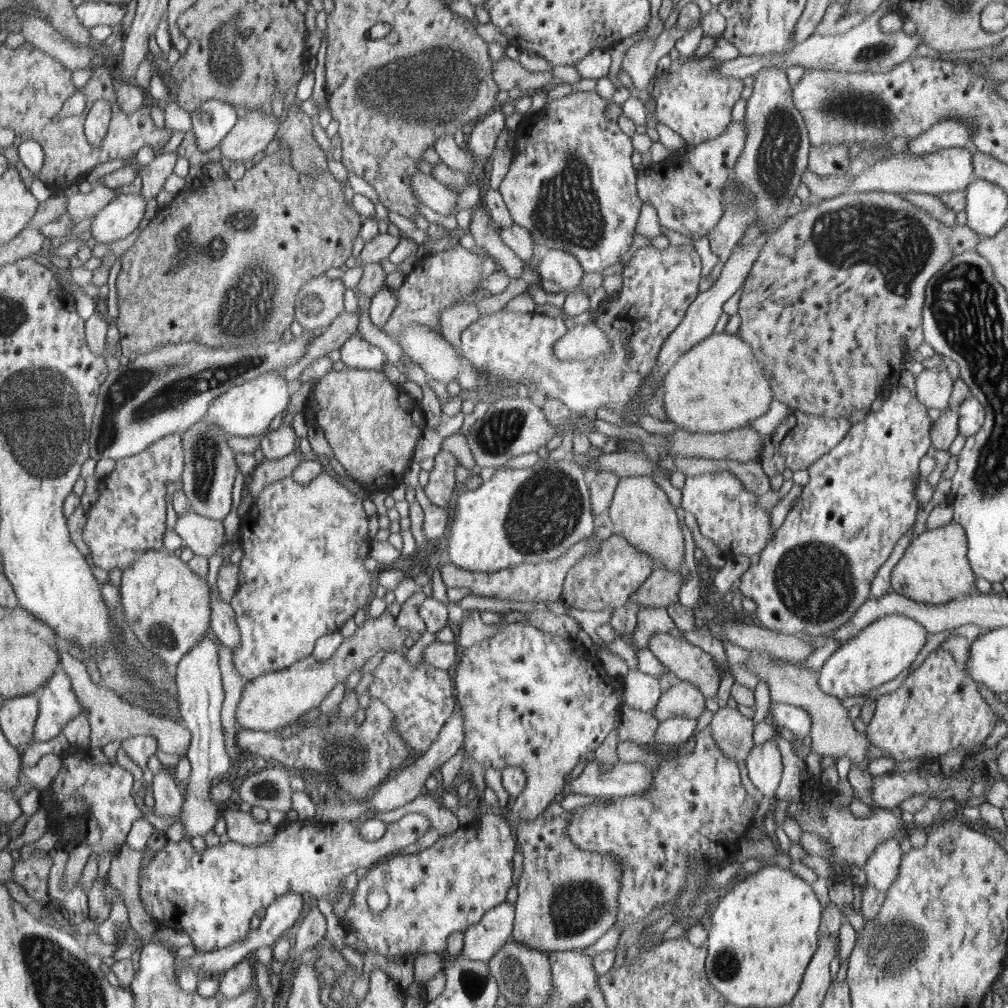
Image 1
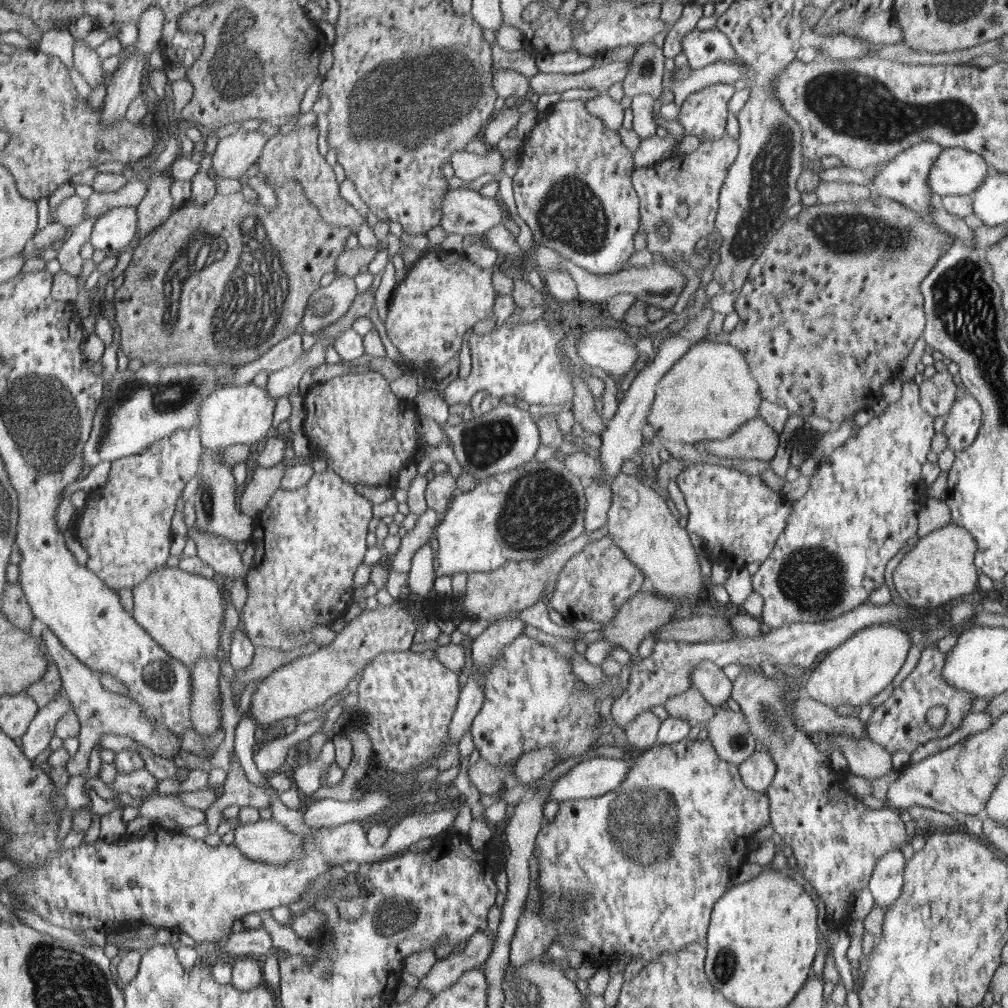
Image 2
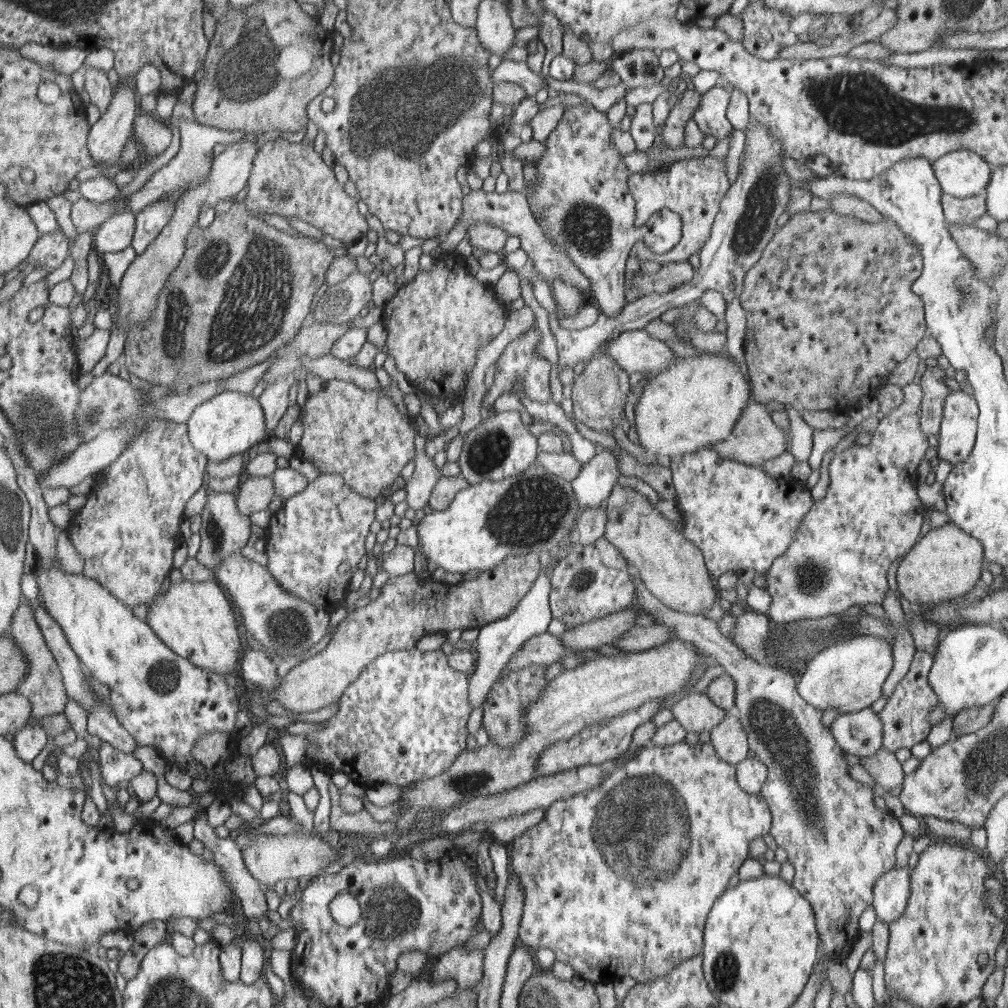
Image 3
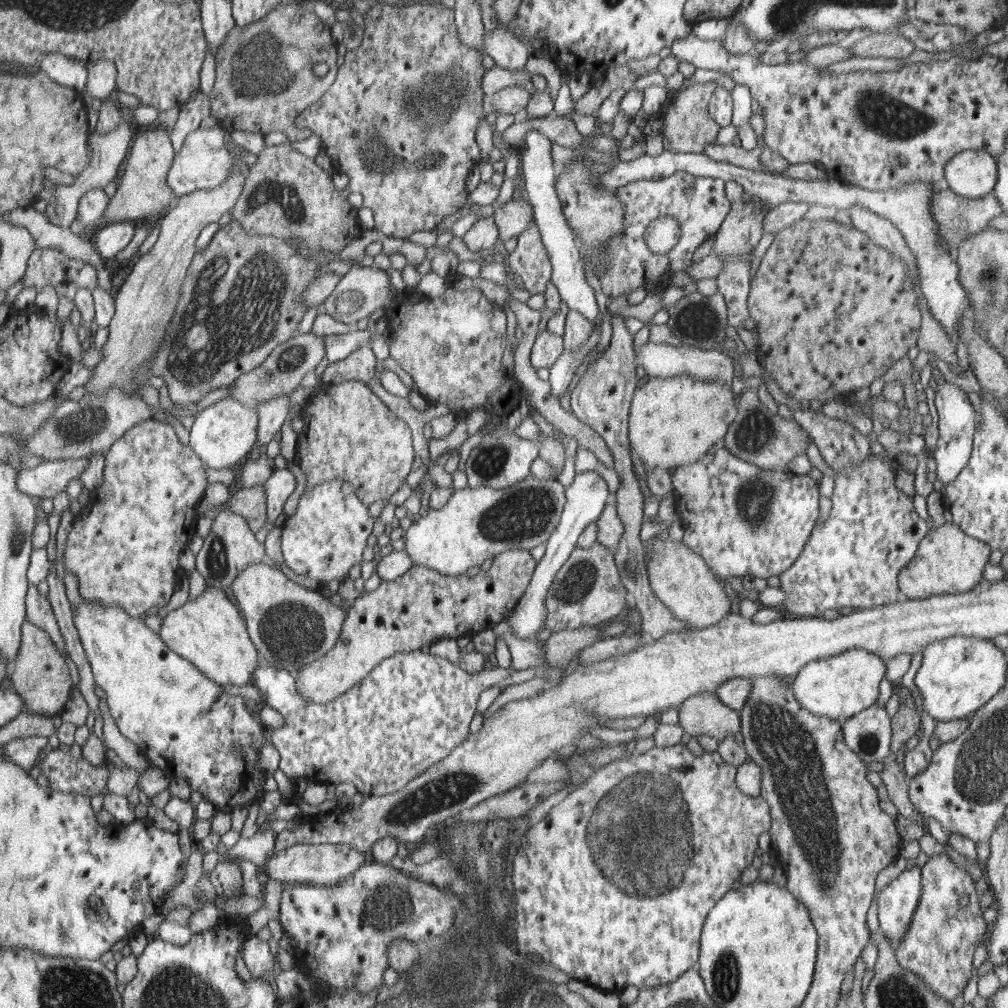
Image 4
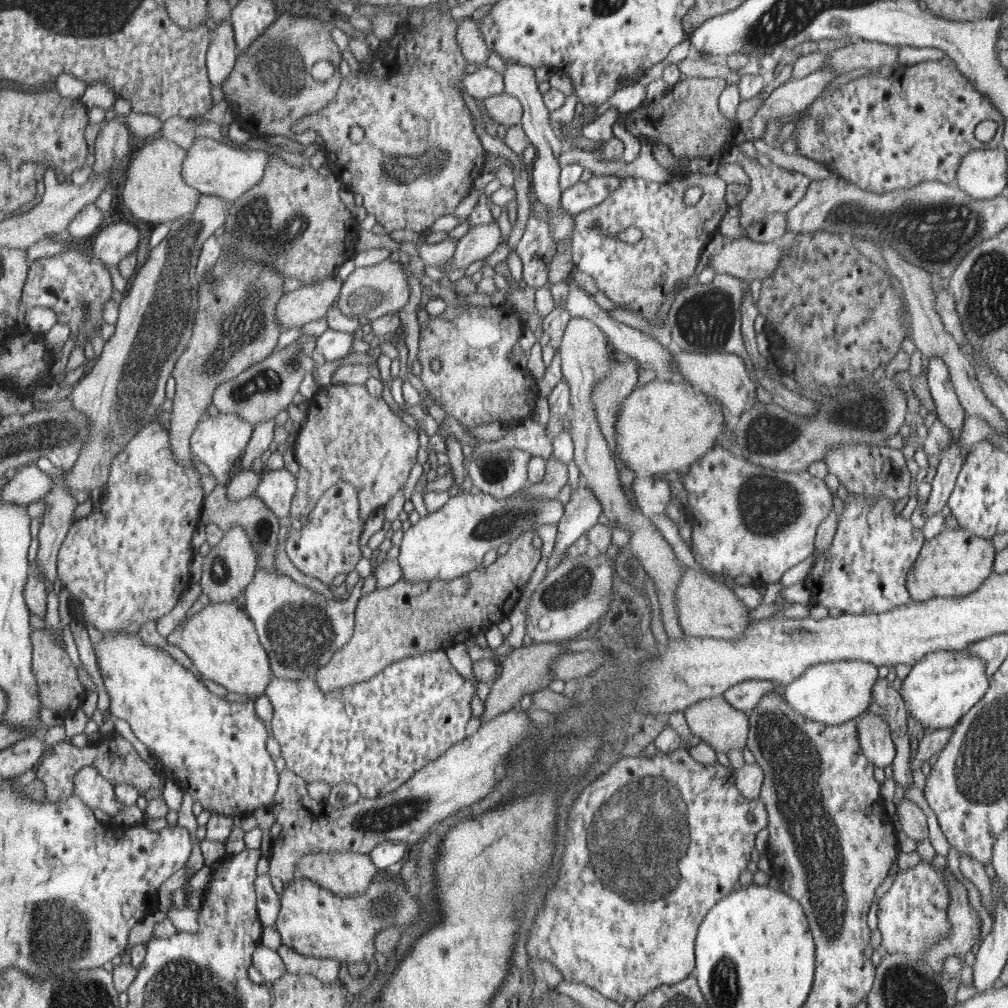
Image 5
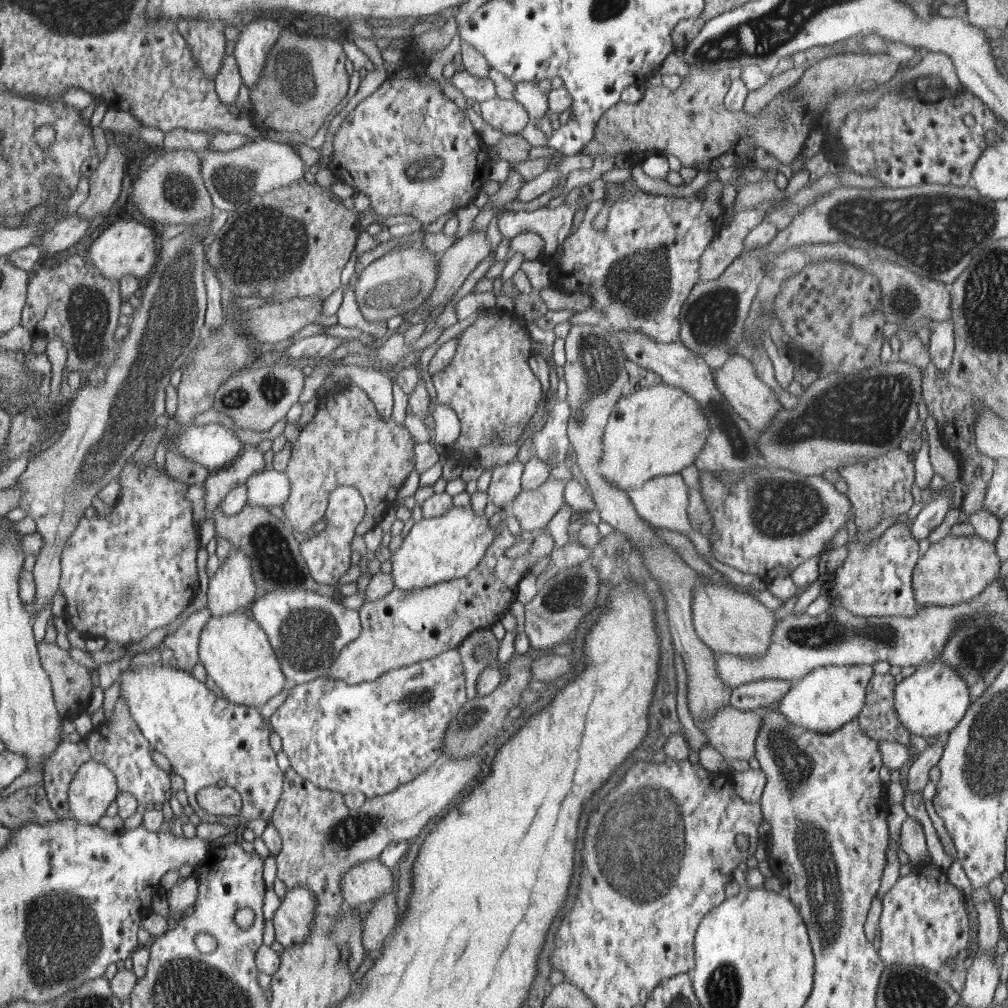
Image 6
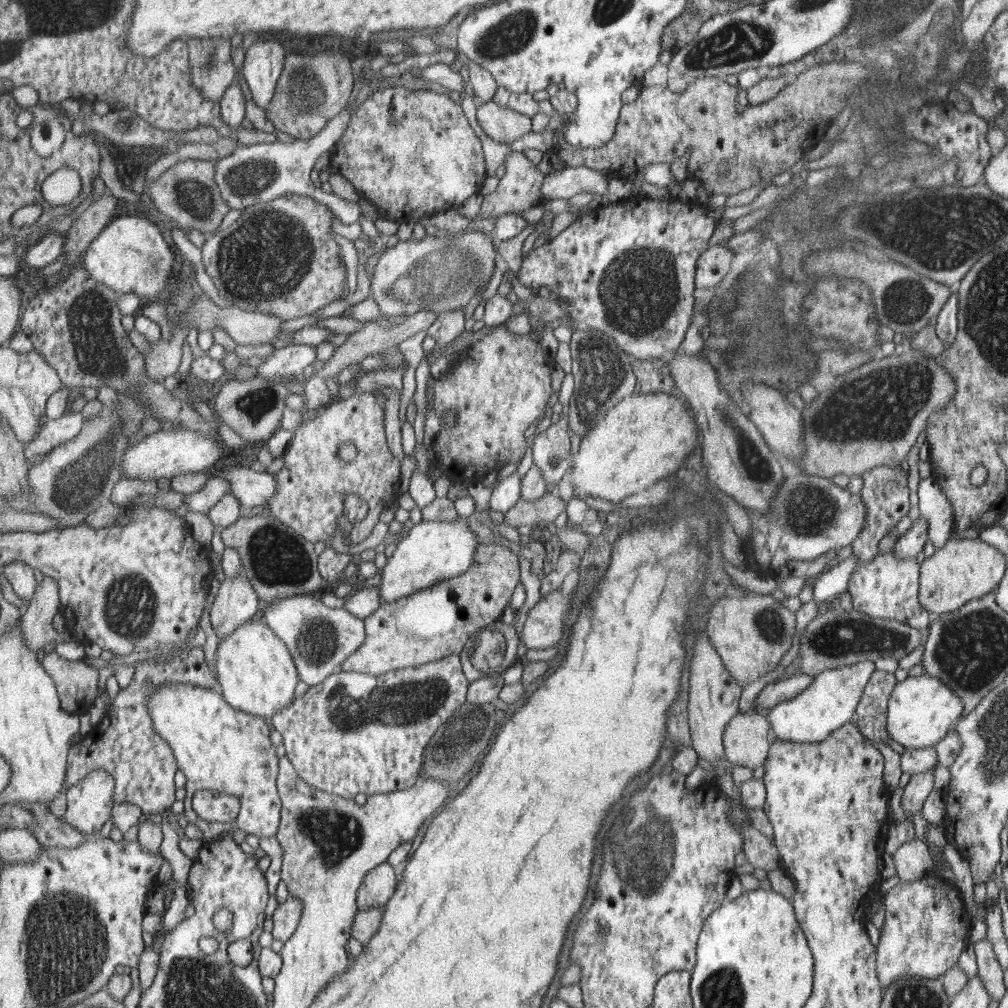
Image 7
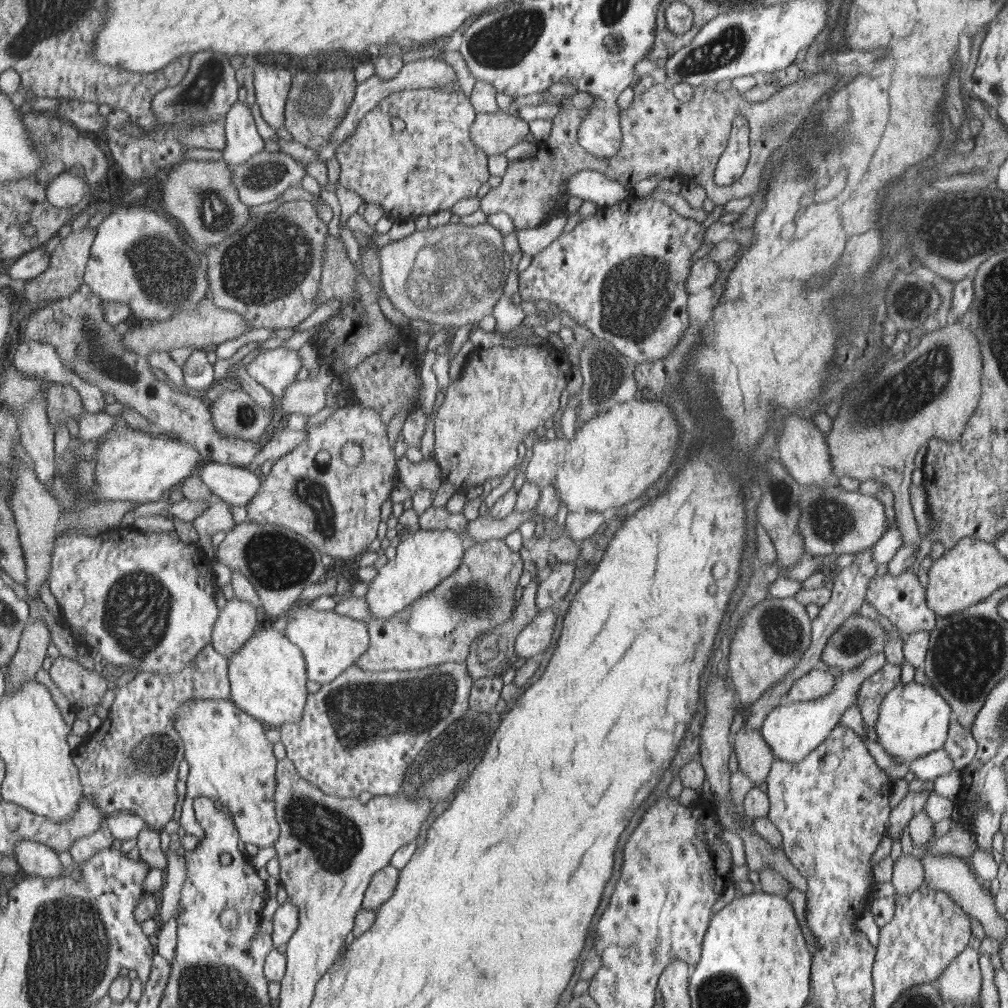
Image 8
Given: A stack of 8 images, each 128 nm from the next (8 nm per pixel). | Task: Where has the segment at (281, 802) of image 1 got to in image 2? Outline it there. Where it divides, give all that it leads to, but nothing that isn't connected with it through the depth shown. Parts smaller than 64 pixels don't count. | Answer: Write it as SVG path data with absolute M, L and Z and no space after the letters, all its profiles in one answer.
M236 752L233 756L232 771L228 773L219 797L211 804L211 807L205 810L209 832L212 834L216 832L218 824L222 821L221 812L224 808L229 806L266 807L268 804L269 788L258 787L248 781Z

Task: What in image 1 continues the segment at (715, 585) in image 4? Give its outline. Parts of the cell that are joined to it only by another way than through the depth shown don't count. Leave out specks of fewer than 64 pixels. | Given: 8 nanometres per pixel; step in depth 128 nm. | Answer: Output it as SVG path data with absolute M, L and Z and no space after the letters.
M634 475L621 477L617 487L615 488L615 495L611 500L611 505L609 506L610 512L610 520L612 524L614 524L614 530L616 535L624 536L631 544L634 544L636 548L643 549L643 552L646 552L648 556L651 556L654 560L654 564L659 566L663 566L666 570L679 570L682 566L685 566L682 571L686 570L686 565L684 563L684 534L682 534L682 530L680 530L680 522L678 522L678 516L676 516L676 510L672 508L672 504L670 504L670 500L668 500L668 496L666 496L666 492L656 484L656 482L650 477L646 475Z

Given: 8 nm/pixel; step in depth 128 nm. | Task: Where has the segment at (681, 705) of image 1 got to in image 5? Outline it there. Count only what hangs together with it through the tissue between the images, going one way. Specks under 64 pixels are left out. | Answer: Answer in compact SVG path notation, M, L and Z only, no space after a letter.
M723 695L700 699L686 708L684 716L686 716L686 722L692 734L710 744L712 749L720 756L734 749L743 751L747 746L748 716L746 713L728 704Z

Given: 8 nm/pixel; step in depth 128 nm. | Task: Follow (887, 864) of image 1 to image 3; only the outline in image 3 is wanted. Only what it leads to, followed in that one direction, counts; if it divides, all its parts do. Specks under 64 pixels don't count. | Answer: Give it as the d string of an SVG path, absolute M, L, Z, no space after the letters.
M894 866L873 886L873 906L877 918L890 925L906 908L910 896L911 869Z

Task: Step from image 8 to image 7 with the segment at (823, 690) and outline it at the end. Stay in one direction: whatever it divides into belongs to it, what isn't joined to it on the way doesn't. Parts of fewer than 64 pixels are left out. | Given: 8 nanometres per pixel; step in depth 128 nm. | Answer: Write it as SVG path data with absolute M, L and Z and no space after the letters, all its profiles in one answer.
M800 674L790 677L784 677L770 683L760 691L758 697L752 705L752 710L767 711L778 703L790 700L798 693L804 692L804 689L813 683L815 675Z

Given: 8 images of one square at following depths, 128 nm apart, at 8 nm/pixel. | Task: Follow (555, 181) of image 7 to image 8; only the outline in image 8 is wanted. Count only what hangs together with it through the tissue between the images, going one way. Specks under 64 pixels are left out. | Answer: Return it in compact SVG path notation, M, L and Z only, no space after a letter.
M583 169L577 172L565 184L568 196L578 196L590 200L598 208L609 207L631 196L630 188L609 179L601 172Z

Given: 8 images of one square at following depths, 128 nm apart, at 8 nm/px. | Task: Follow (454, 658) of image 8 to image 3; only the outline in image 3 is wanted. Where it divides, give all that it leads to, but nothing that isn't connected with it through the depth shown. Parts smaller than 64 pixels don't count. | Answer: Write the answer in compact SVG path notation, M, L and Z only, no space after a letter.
M528 553L507 556L498 566L482 572L480 578L455 585L438 583L432 576L420 577L414 571L399 577L390 576L379 596L375 600L364 600L355 610L348 611L326 648L294 665L279 686L265 694L266 701L278 701L292 714L310 713L330 706L342 698L343 692L368 664L386 652L412 648L424 635L449 633L455 628L483 627L488 622L505 619L536 584L540 572L539 554Z

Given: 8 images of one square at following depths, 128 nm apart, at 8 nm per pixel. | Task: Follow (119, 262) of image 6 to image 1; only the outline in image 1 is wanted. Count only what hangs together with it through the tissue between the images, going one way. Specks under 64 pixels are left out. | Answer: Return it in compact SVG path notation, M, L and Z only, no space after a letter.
M141 193L118 194L93 218L91 237L100 244L109 244L130 236L144 218L146 200Z

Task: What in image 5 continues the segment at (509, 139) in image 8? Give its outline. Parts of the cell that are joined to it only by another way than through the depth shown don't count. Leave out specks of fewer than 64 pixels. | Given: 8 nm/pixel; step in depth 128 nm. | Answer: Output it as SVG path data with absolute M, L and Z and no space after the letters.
M505 90L500 94L483 99L483 103L492 129L497 129L502 124L506 128L521 124L523 106L515 96L508 94Z

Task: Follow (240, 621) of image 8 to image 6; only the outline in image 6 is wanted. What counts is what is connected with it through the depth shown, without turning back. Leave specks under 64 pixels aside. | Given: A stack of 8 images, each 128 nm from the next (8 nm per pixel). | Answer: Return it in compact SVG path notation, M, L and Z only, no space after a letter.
M233 548L228 558L220 561L214 577L209 578L208 606L211 616L242 612L256 598L256 583L251 560L240 549Z

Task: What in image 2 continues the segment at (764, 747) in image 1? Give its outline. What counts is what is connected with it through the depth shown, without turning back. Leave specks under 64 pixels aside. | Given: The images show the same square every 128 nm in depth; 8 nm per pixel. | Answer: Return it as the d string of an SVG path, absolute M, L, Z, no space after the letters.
M766 751L754 752L740 763L739 772L743 774L743 784L754 791L766 791L776 776L776 763Z

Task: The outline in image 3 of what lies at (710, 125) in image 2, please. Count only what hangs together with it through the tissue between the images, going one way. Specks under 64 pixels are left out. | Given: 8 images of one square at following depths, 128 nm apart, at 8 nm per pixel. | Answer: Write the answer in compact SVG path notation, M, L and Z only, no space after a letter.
M724 87L706 89L702 93L699 107L695 110L693 120L706 136L715 136L718 140L725 137L733 130L733 126L727 117L727 108L731 93Z

